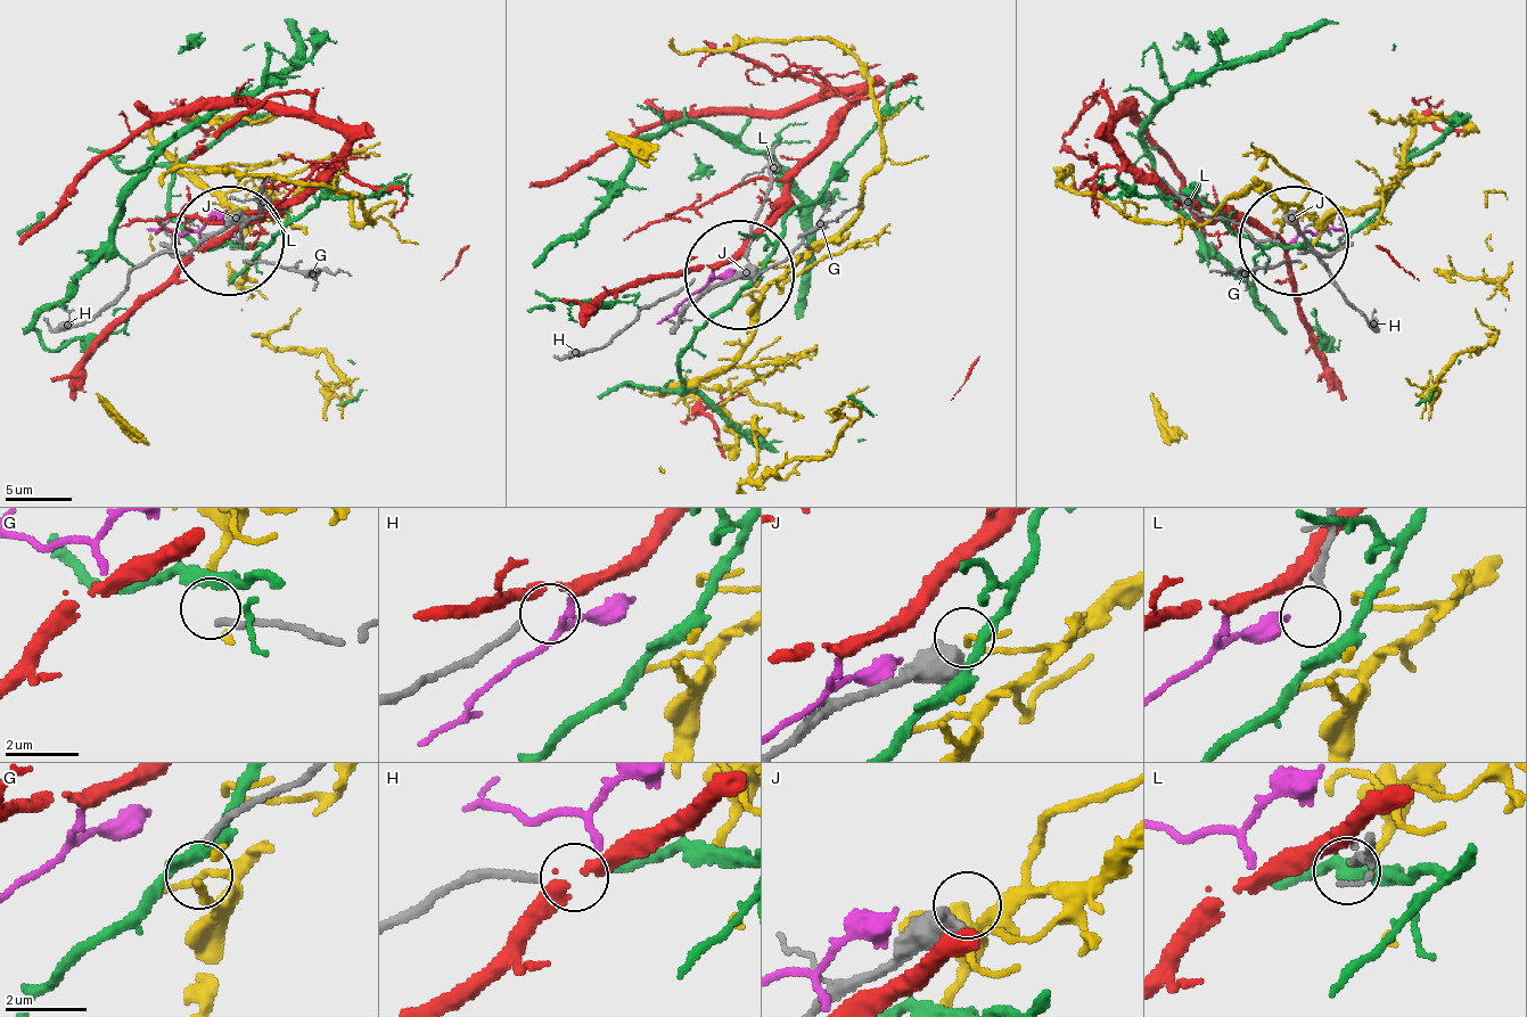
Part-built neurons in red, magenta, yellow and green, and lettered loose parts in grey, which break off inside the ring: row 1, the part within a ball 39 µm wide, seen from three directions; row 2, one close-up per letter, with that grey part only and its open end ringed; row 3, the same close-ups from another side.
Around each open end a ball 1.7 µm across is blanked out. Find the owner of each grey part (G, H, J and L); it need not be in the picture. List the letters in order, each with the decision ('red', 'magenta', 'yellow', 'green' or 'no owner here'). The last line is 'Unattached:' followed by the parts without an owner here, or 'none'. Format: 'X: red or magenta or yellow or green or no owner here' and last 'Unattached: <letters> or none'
G: no owner here
H: red
J: no owner here
L: no owner here
Unattached: G, J, L

